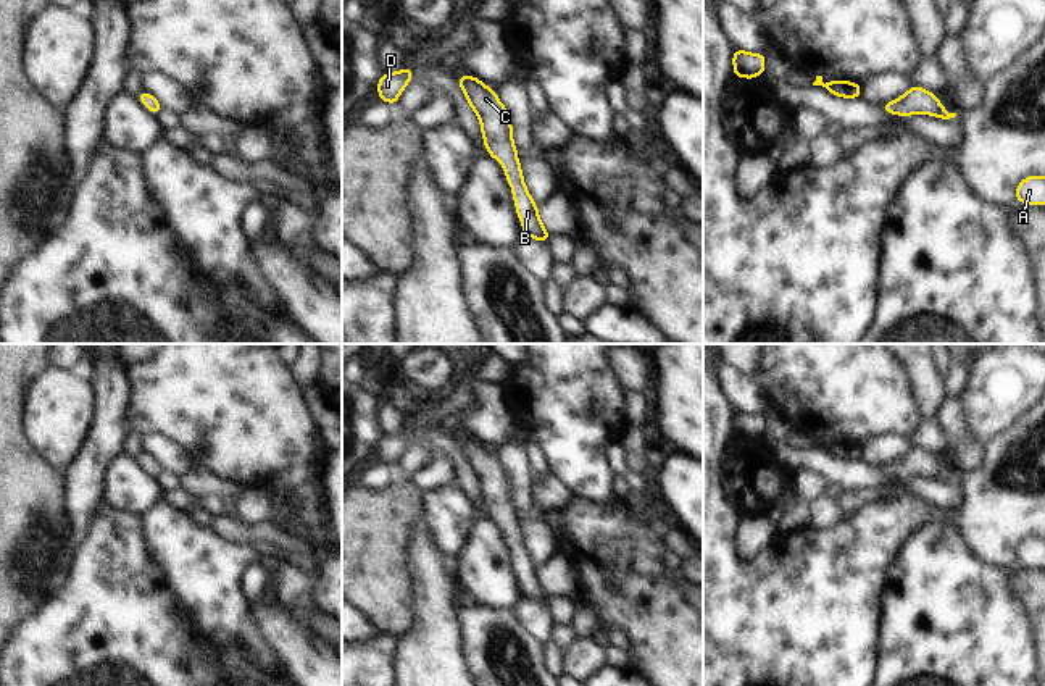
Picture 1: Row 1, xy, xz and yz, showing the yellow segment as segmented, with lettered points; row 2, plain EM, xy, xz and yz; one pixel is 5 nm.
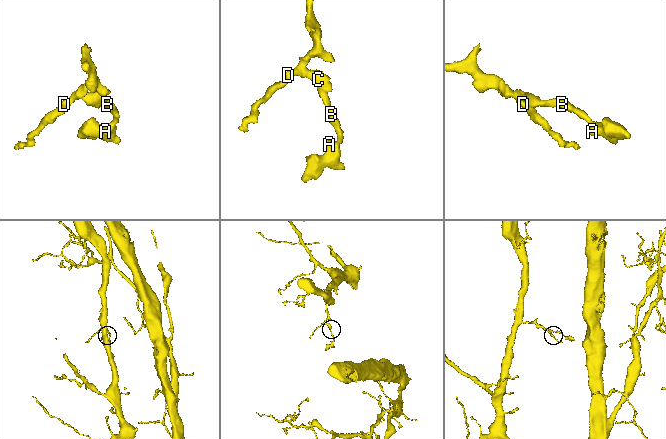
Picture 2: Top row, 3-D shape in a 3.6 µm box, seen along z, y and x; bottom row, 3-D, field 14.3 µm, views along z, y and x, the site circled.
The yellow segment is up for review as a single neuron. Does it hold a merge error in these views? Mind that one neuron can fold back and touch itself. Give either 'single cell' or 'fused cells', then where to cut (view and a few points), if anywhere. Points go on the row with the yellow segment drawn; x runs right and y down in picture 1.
single cell; no cut

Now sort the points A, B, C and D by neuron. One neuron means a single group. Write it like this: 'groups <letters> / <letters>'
groups A B C D

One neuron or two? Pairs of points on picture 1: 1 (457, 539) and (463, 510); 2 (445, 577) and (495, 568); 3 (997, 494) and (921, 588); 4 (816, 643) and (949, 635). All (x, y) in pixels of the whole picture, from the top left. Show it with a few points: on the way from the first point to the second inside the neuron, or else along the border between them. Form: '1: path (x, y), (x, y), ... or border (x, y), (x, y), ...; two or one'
1: path (457, 533), (457, 517); one
2: border (457, 559), (458, 572); two
3: border (957, 523), (963, 539), (990, 562); two
4: border (881, 602), (878, 665), (874, 669); two

